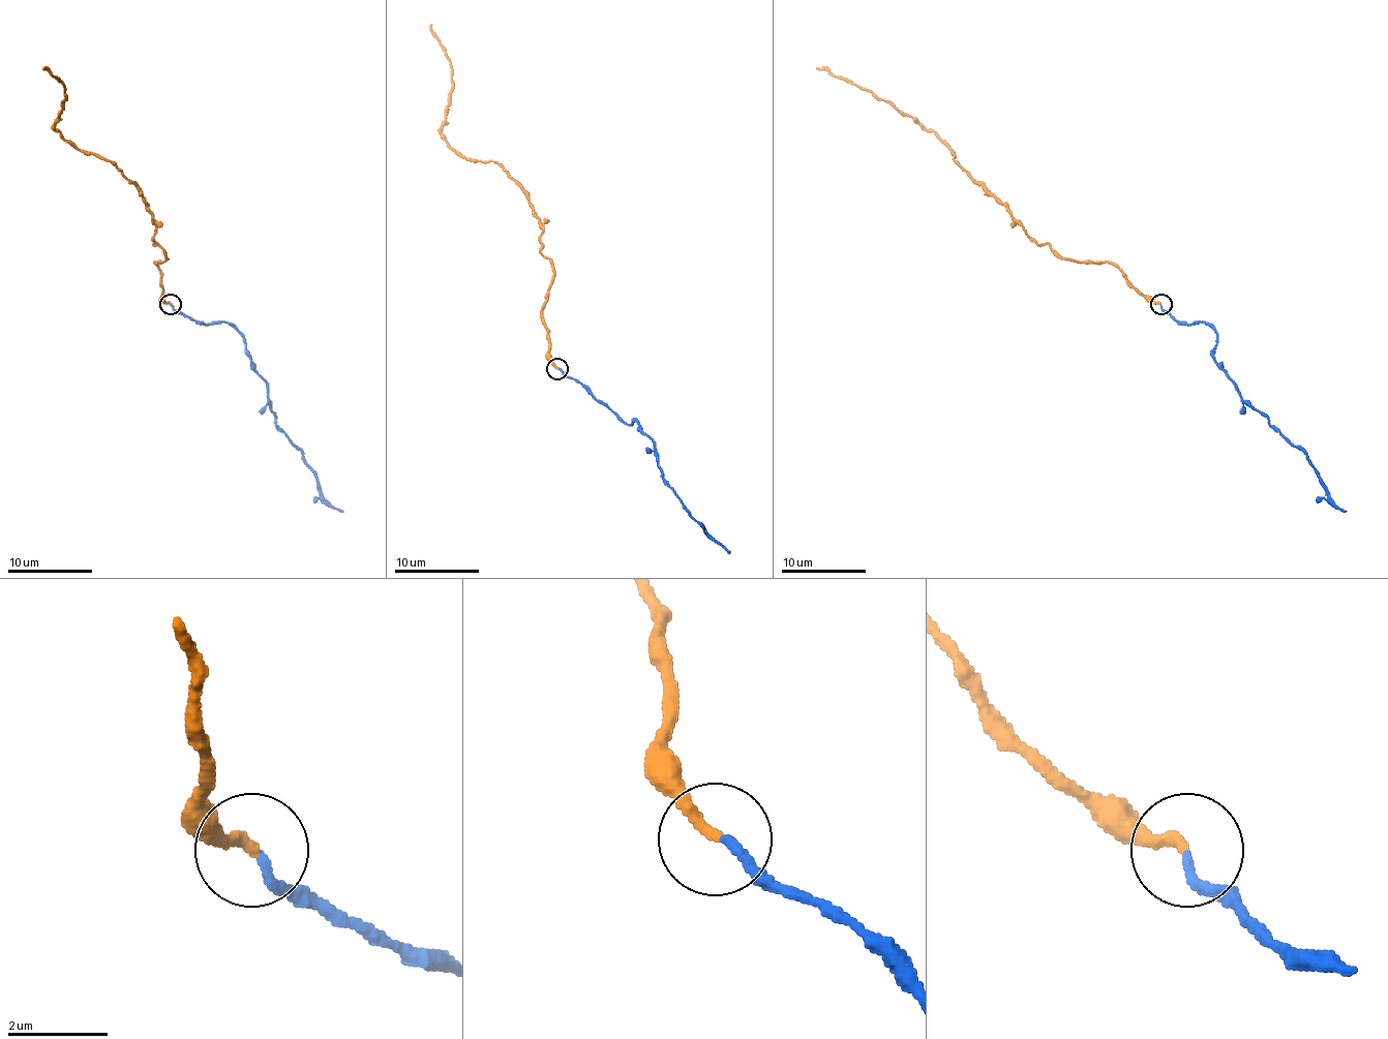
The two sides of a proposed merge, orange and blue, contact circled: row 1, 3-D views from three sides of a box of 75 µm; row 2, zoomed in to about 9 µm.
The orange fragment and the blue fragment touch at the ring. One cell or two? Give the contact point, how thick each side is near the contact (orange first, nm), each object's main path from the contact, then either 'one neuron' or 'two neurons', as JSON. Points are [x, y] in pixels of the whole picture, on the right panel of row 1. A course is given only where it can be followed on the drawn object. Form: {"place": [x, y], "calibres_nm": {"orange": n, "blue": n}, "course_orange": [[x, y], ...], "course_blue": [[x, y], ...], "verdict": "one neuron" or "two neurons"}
{"place": [1160, 304], "calibres_nm": {"orange": 240, "blue": 170}, "course_orange": [[1160, 305], [1110, 263], [1061, 258], [1047, 244], [1038, 244], [933, 132], [817, 67]], "course_blue": [[1160, 305], [1179, 322], [1205, 322], [1217, 334], [1217, 366], [1250, 405], [1303, 452], [1325, 492], [1346, 511]], "verdict": "one neuron"}

